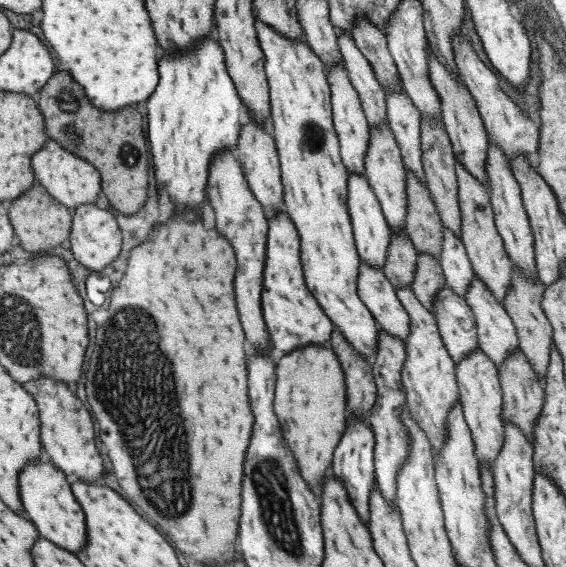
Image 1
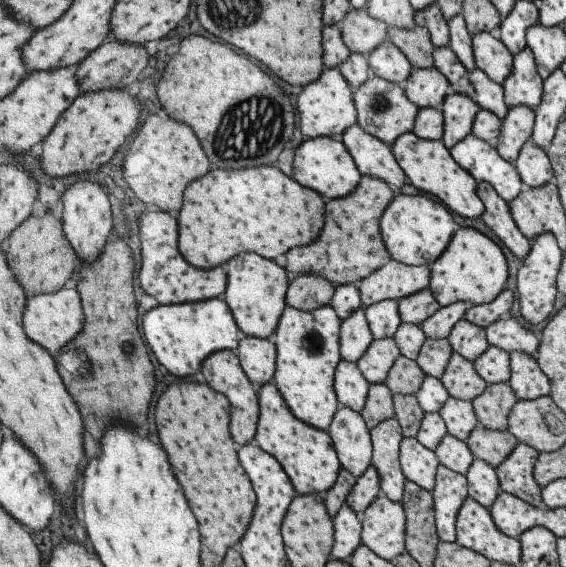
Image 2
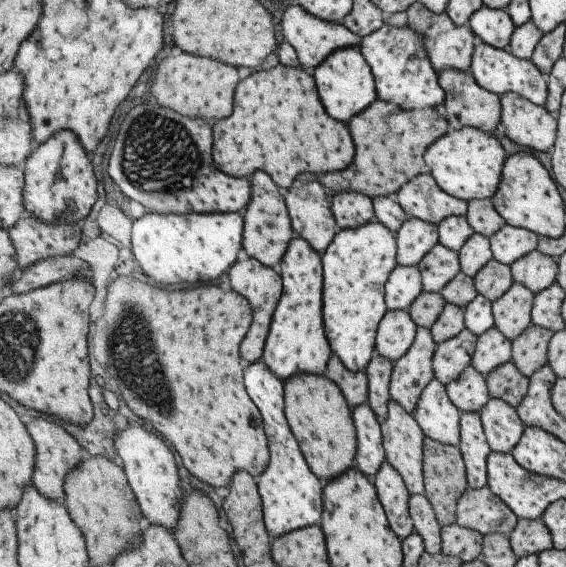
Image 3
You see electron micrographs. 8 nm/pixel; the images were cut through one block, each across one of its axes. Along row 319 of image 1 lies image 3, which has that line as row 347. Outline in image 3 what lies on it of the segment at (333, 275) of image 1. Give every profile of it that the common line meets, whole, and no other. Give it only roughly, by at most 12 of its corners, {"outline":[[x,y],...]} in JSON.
{"outline":[[337,229],[320,253],[332,354],[364,371],[385,311],[394,233]]}

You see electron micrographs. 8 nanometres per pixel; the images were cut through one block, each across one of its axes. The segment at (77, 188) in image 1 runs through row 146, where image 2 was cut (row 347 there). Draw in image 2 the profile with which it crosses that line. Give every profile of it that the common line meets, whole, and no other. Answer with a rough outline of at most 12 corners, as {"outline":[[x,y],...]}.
{"outline":[[75,289],[26,299],[23,332],[52,357],[82,329]]}

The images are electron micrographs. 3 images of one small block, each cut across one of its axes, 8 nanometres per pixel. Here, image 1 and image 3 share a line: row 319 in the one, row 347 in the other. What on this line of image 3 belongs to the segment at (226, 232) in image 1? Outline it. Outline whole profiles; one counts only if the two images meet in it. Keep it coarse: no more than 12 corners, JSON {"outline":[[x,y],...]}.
{"outline":[[255,258],[226,273],[249,302],[253,322],[239,346],[251,364],[261,358],[281,294],[281,278]]}

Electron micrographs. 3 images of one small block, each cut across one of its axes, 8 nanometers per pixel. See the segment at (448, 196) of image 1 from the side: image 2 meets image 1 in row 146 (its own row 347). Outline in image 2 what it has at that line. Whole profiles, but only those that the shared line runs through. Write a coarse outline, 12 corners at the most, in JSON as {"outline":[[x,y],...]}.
{"outline":[[427,337],[415,362],[440,378],[452,353],[448,339]]}

